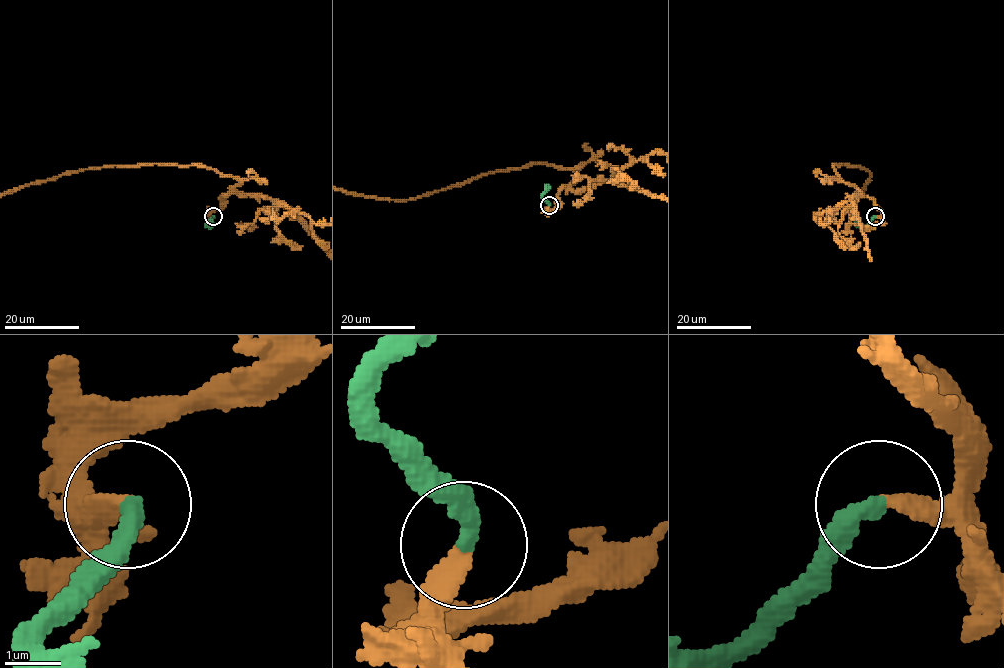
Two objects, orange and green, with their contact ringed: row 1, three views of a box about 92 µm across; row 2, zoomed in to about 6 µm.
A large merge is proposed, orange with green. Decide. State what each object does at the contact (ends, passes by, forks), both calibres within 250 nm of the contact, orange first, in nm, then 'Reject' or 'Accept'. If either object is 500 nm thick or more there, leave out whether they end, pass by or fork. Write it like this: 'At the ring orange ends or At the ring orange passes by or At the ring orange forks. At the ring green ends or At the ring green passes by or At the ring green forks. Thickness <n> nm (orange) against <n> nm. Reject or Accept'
At the ring orange ends. At the ring green ends. Thickness 320 nm (orange) against 360 nm. Accept

